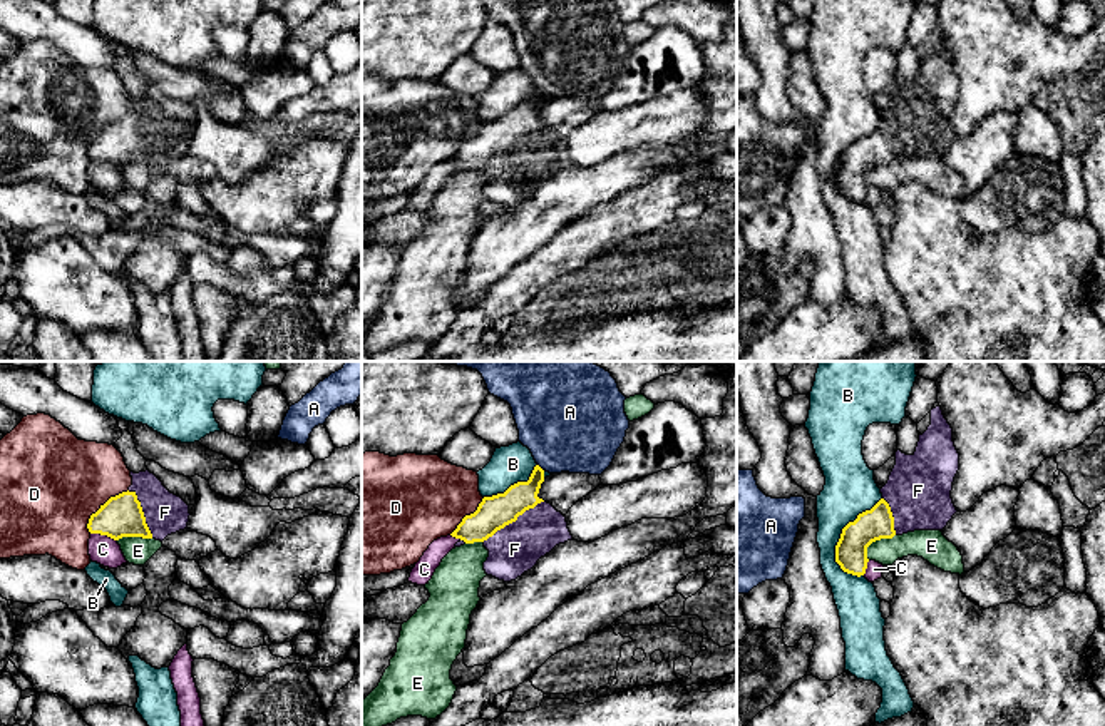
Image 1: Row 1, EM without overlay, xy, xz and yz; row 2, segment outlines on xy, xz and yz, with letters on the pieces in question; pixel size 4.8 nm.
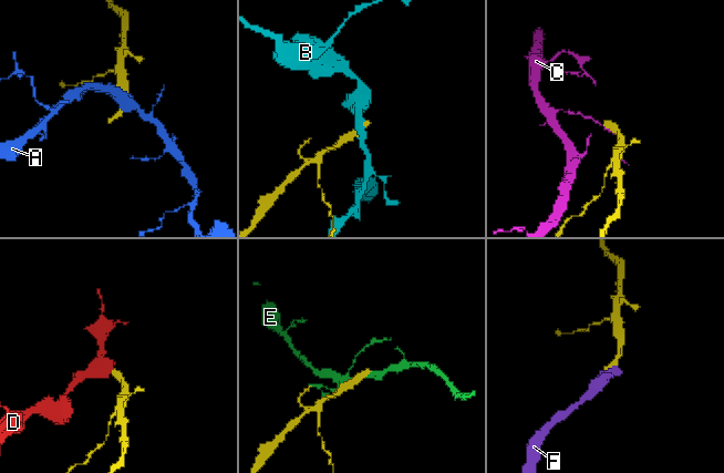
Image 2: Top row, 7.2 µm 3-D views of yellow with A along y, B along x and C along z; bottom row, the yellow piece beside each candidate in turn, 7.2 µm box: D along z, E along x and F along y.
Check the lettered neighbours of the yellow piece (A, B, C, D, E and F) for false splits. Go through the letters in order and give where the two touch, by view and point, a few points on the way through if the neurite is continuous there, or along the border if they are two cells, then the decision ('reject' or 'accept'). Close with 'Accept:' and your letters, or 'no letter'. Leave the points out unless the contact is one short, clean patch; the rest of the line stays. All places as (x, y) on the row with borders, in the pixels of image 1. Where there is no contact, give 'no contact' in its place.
A: xz (539, 467) | reject
B: yz (842, 532) | reject
C: xy (104, 534) | reject
D: xy (101, 506) | along xy (128, 489), (111, 495), (91, 516), (89, 532) | reject
E: yz (876, 539) | reject
F: xz (513, 521) | accept
Accept: F

